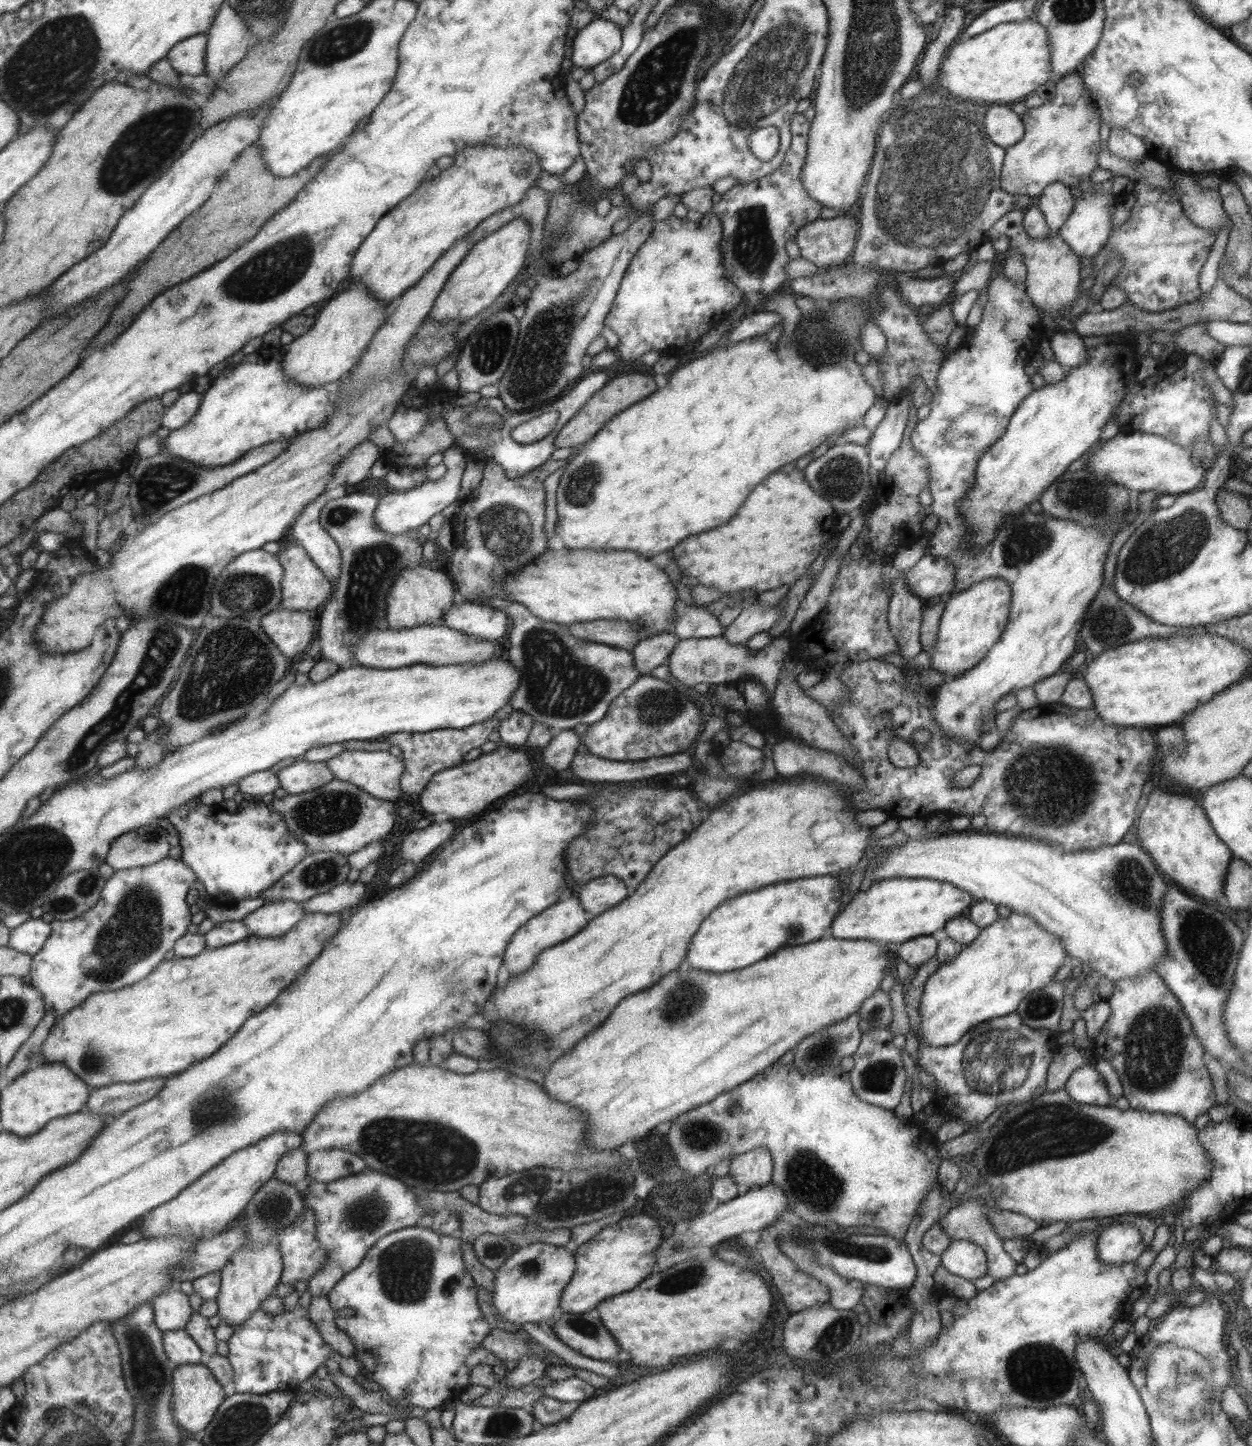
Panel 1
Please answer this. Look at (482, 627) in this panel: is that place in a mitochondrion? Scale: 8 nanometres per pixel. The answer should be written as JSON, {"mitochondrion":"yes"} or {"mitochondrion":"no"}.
{"mitochondrion":"no"}

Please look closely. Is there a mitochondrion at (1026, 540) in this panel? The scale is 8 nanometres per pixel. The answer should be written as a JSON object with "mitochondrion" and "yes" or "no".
{"mitochondrion":"yes"}

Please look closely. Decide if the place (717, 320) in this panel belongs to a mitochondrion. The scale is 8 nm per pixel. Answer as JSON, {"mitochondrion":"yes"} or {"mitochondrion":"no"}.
{"mitochondrion":"no"}

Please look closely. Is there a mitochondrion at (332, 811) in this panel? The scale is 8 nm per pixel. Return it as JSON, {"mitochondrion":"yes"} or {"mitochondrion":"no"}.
{"mitochondrion":"yes"}

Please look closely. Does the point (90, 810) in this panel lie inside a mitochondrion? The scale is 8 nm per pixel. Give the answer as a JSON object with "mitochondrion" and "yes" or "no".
{"mitochondrion":"no"}

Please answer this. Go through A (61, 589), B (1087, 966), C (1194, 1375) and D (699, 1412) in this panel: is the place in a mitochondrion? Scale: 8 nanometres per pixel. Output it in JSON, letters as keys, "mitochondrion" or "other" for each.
{"A":"other","B":"other","C":"mitochondrion","D":"other"}

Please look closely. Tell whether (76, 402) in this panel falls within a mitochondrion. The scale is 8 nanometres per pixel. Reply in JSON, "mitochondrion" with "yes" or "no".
{"mitochondrion":"no"}

